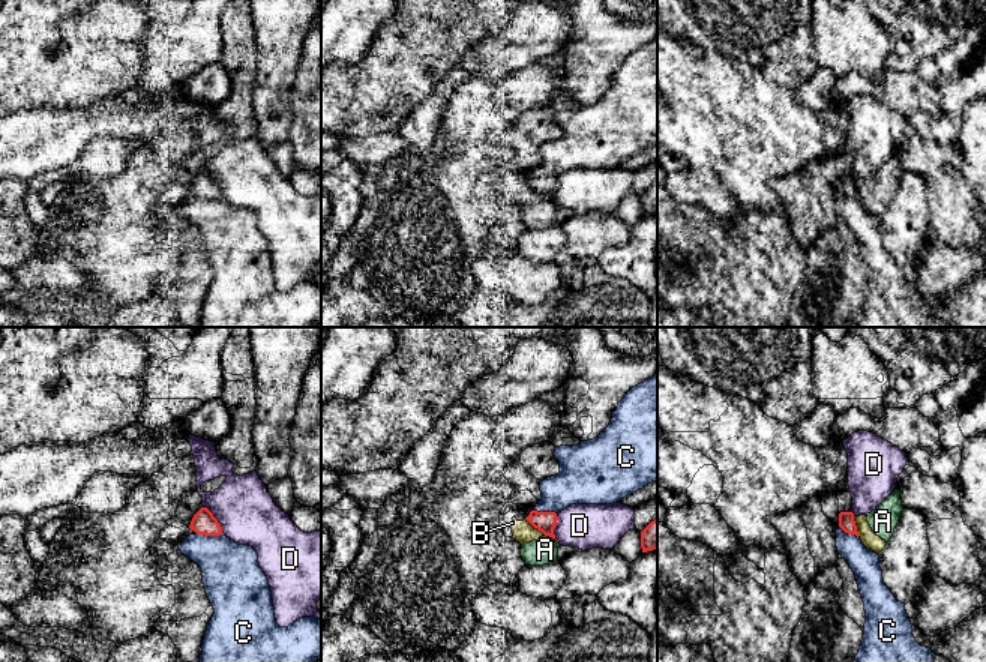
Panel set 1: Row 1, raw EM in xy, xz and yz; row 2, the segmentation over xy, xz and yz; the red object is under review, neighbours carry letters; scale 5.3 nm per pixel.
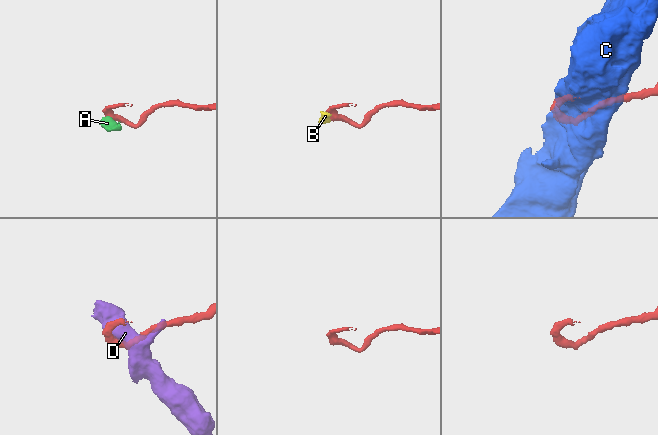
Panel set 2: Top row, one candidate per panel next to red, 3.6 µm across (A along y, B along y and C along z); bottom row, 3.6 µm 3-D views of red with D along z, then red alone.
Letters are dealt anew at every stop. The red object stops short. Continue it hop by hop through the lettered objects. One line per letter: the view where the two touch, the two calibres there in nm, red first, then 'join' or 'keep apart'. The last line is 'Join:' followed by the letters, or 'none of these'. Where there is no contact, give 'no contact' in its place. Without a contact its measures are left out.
A: xz | 110/140 nm | keep apart
B: yz | 90/90 nm | keep apart
C: xy | 130/320 nm | keep apart
D: xy | 130/320 nm | keep apart
Join: none of these

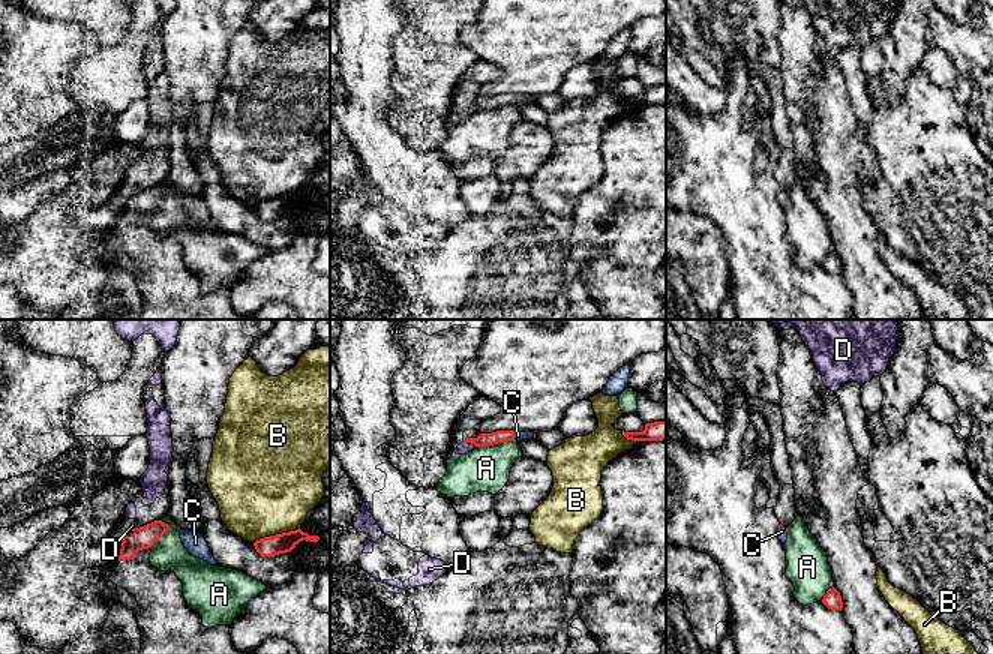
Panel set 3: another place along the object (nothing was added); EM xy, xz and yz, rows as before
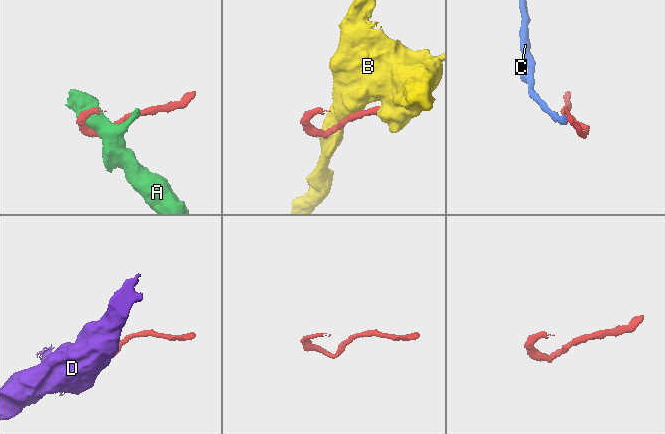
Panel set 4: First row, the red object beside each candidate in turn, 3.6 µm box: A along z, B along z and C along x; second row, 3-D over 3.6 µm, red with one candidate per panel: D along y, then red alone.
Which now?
A: xz | 70/240 nm | keep apart
B: xy | 110/500 nm | keep apart
C: xz | 70/50 nm | join
D: xz | 70/60 nm | keep apart
Join: C

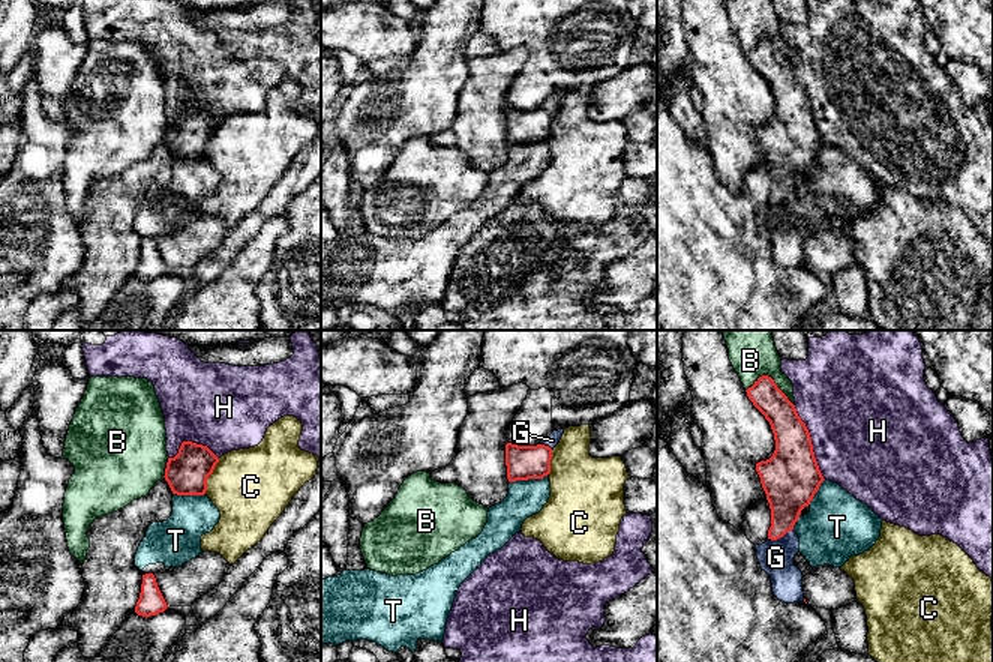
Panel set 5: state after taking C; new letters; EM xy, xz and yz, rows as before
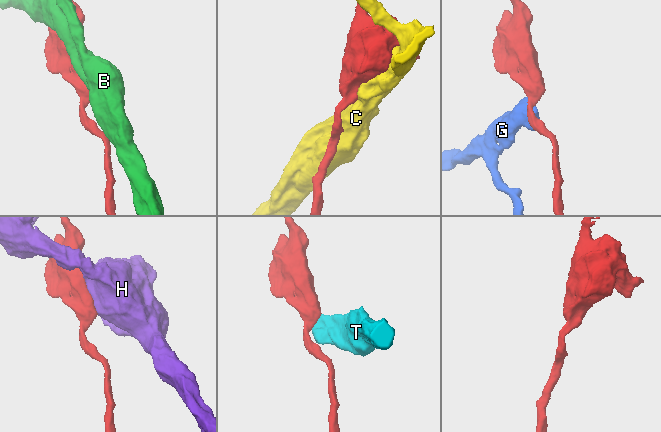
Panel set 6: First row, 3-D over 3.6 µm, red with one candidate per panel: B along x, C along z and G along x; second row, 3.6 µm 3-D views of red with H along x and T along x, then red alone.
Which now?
B: yz | 160/220 nm | keep apart
C: xy | 220/420 nm | keep apart
G: yz | 240/190 nm | keep apart
H: yz | 320/480 nm | keep apart
T: xz | 180/190 nm | keep apart
Join: none of these

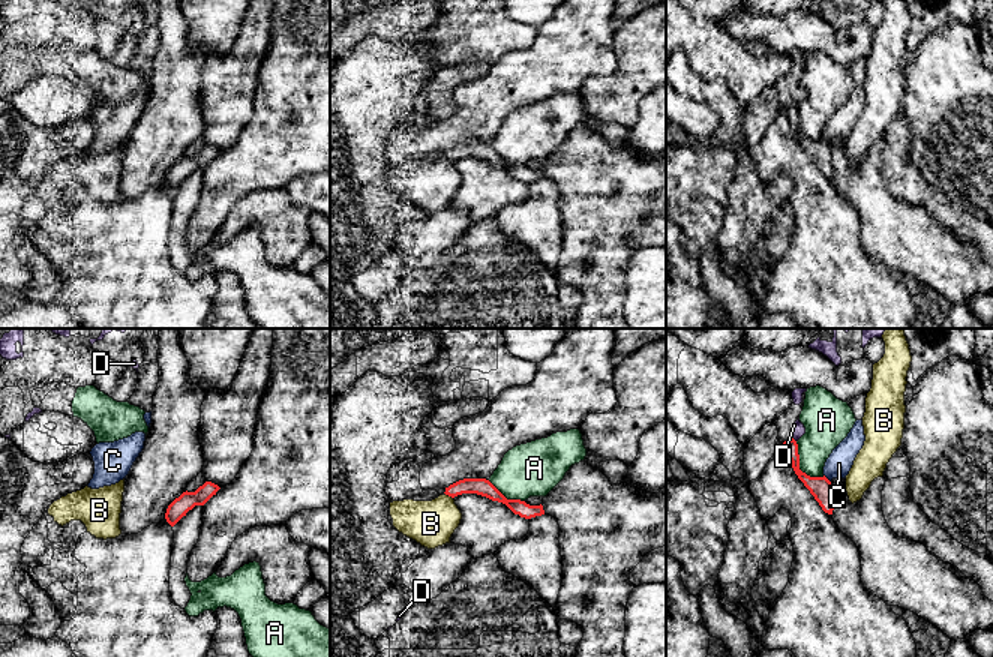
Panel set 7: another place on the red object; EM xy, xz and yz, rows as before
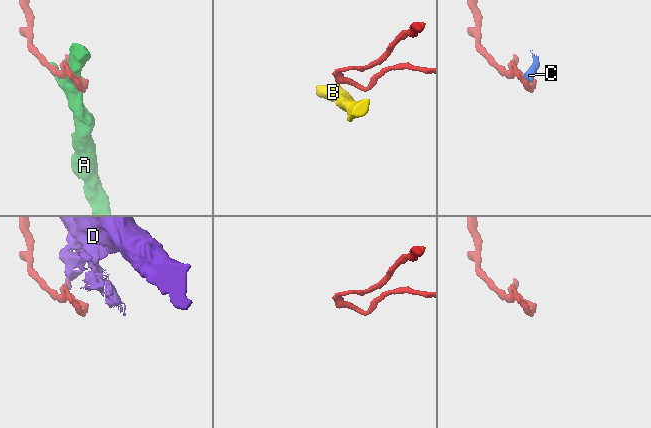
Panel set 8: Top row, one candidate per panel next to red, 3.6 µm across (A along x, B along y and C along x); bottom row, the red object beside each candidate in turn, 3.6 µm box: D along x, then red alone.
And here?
A: yz | 110/220 nm | keep apart
B: xz | 90/240 nm | keep apart
C: yz | 110/140 nm | keep apart
D: yz | 70/60 nm | keep apart
Join: none of these

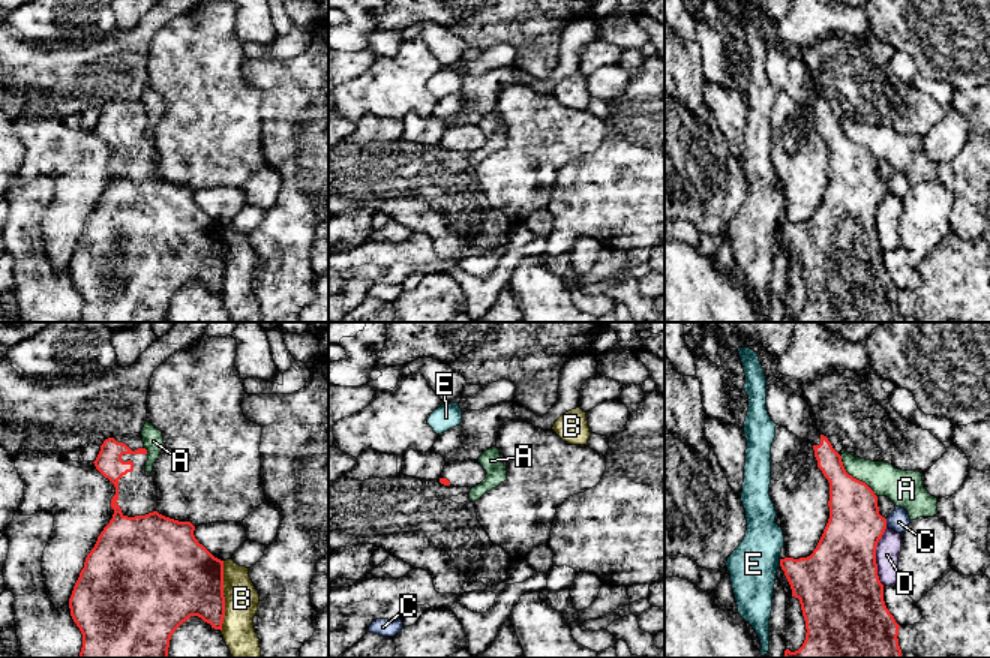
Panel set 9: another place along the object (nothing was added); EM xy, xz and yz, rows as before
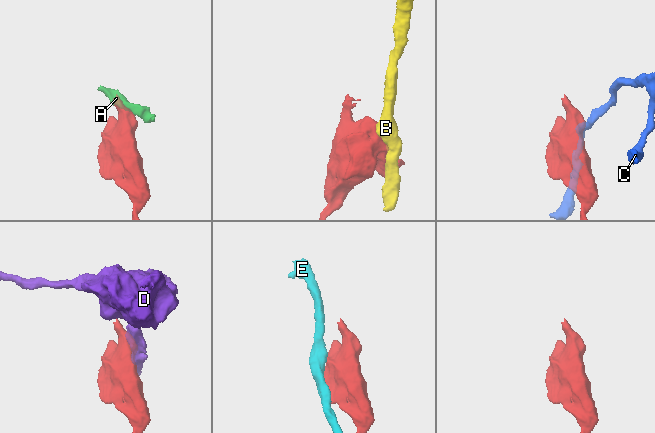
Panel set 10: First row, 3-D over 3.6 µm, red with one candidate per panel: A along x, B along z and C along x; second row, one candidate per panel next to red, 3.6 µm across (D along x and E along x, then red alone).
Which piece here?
A: yz | 280/180 nm | keep apart
B: xy | 420/180 nm | keep apart
C: yz | 300/110 nm | keep apart
D: yz | 440/130 nm | keep apart
E: yz | 320/260 nm | keep apart
Join: none of these

